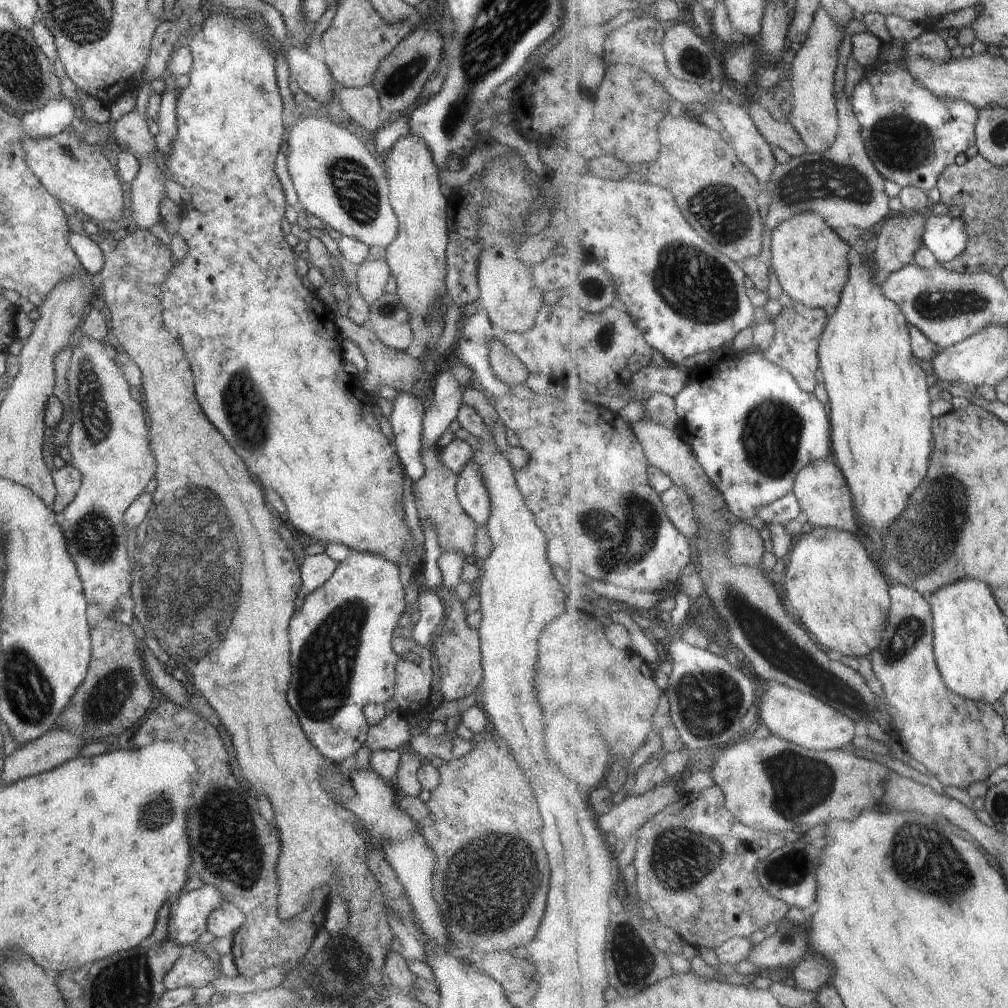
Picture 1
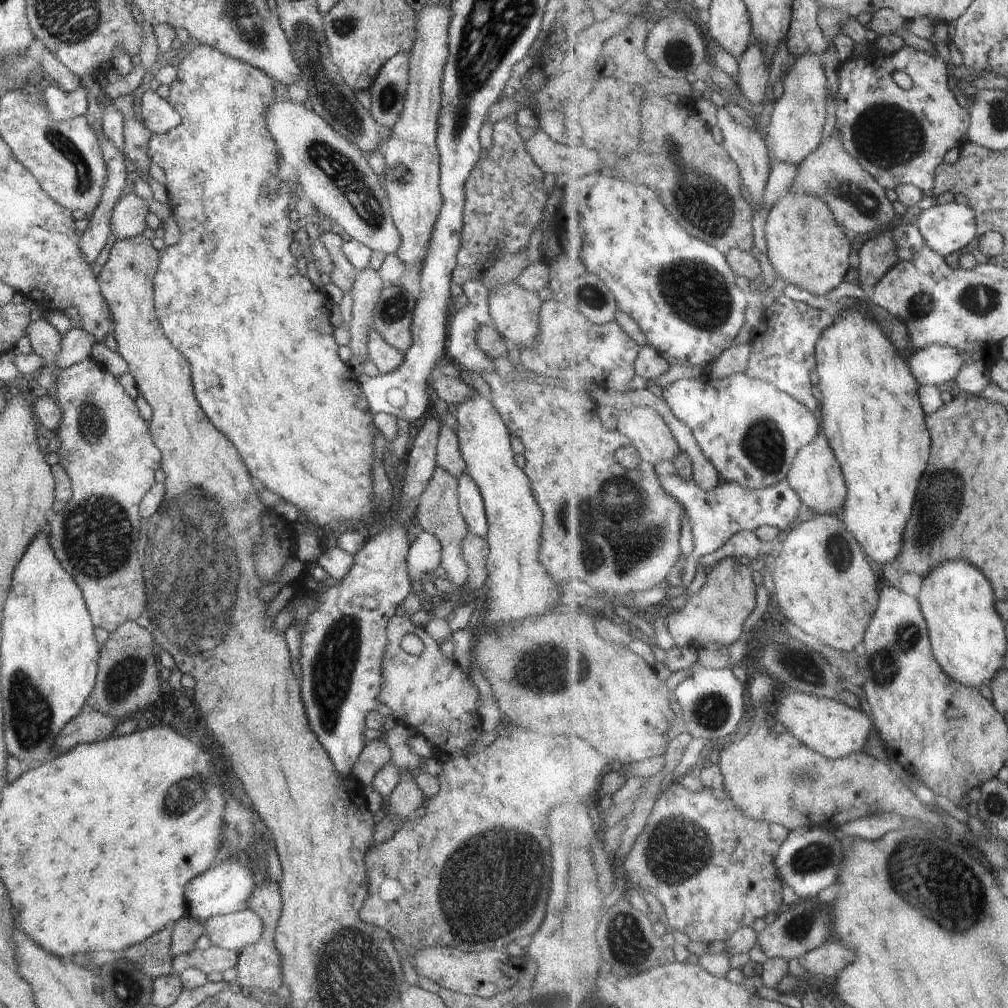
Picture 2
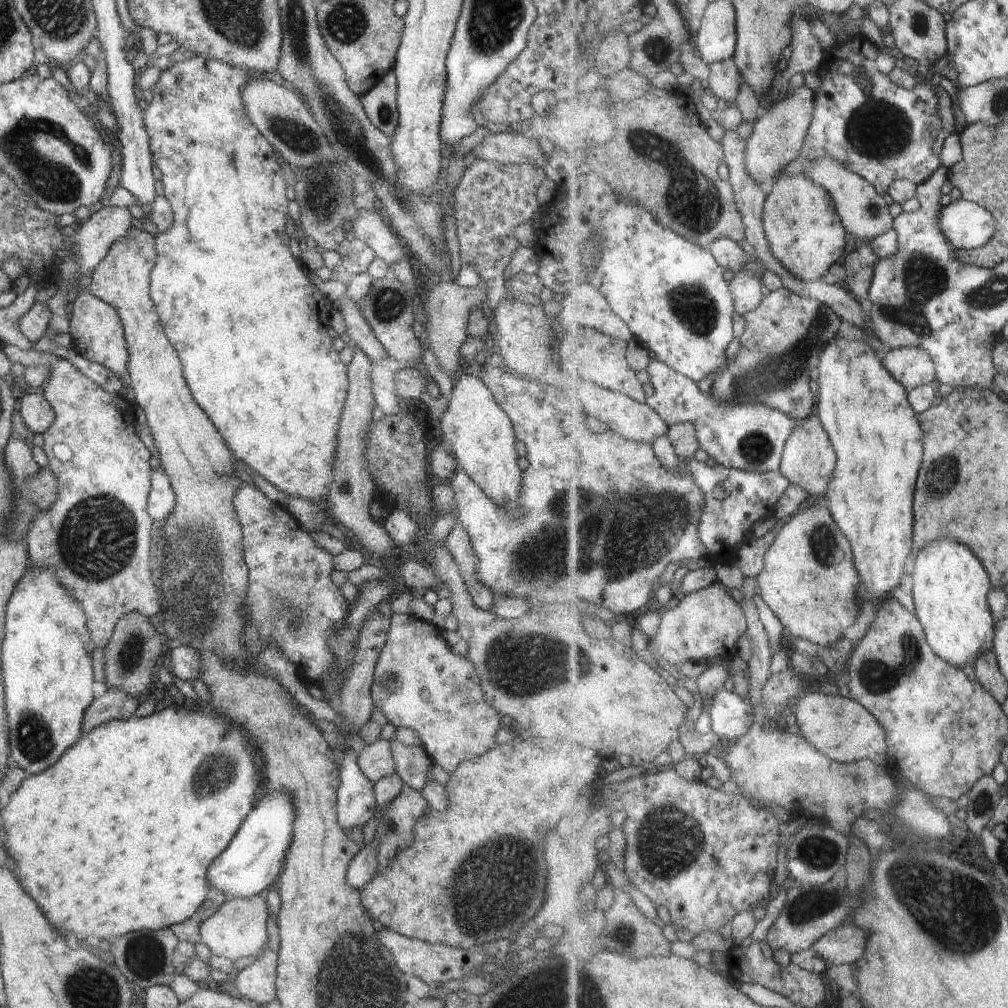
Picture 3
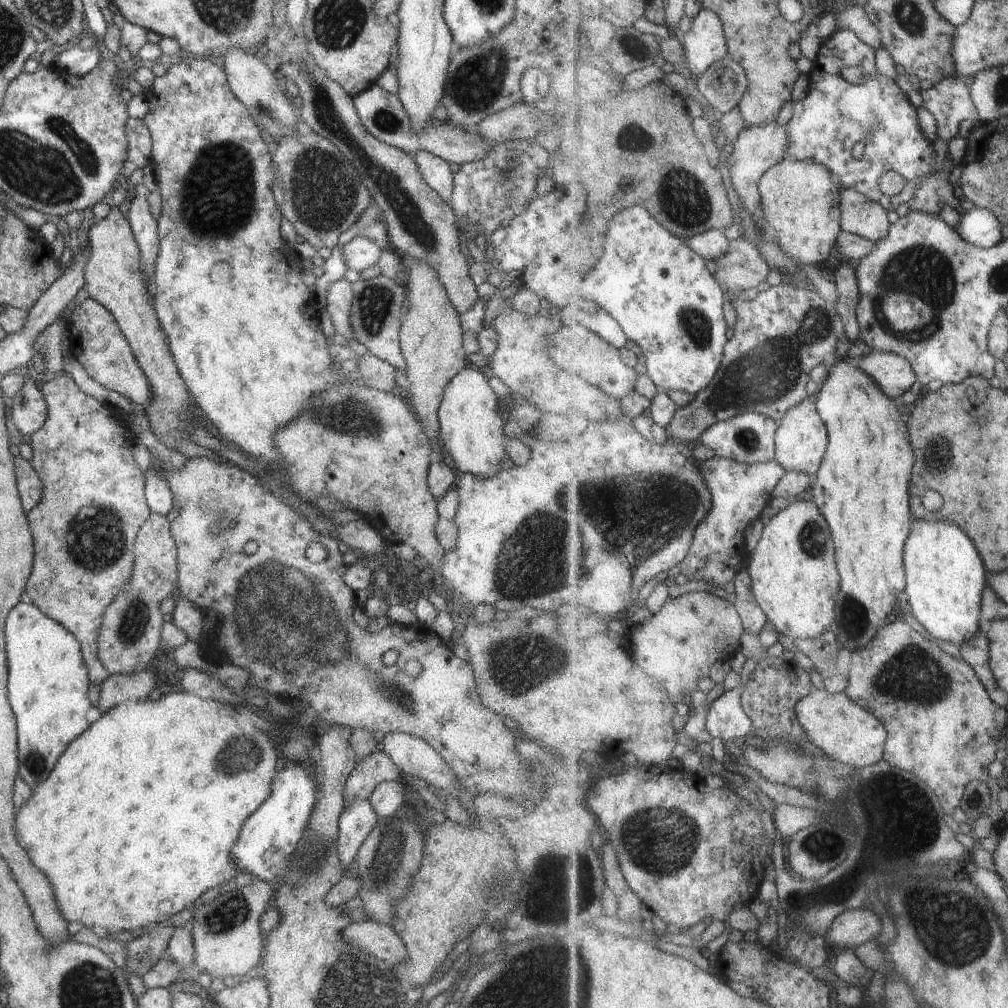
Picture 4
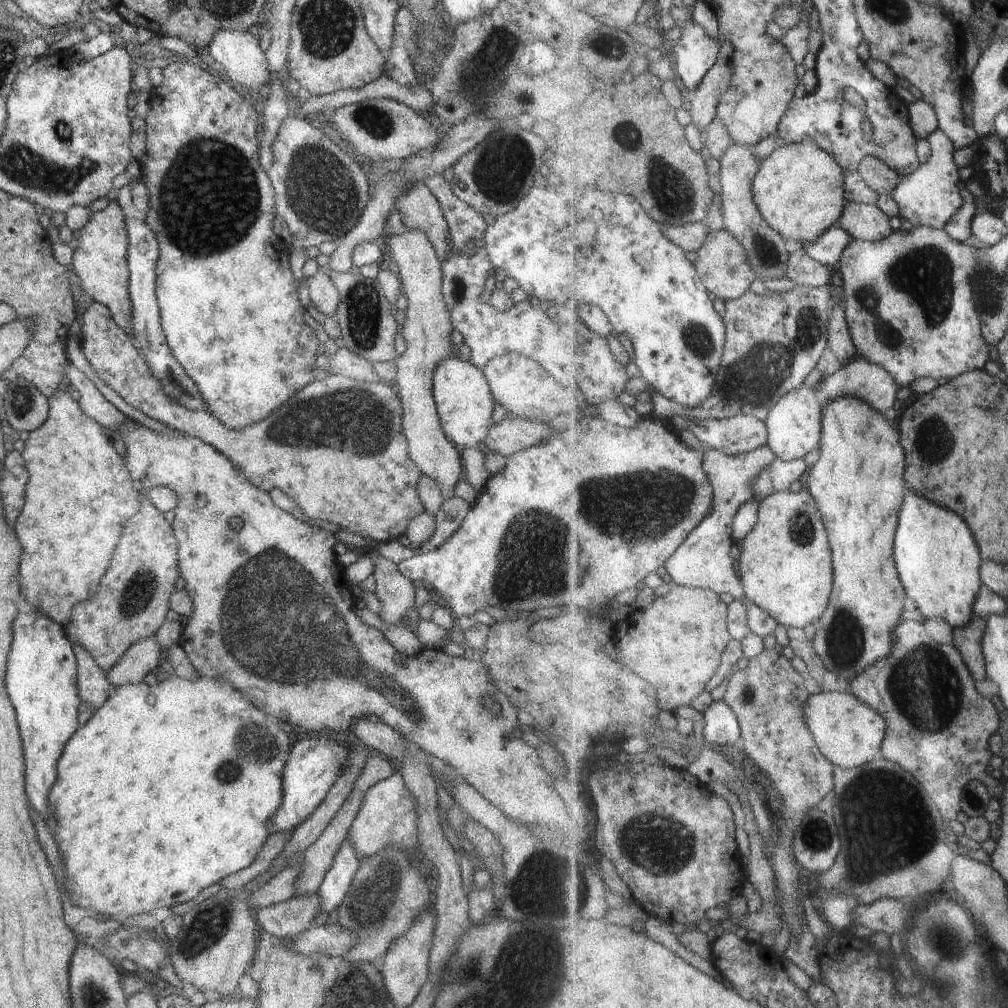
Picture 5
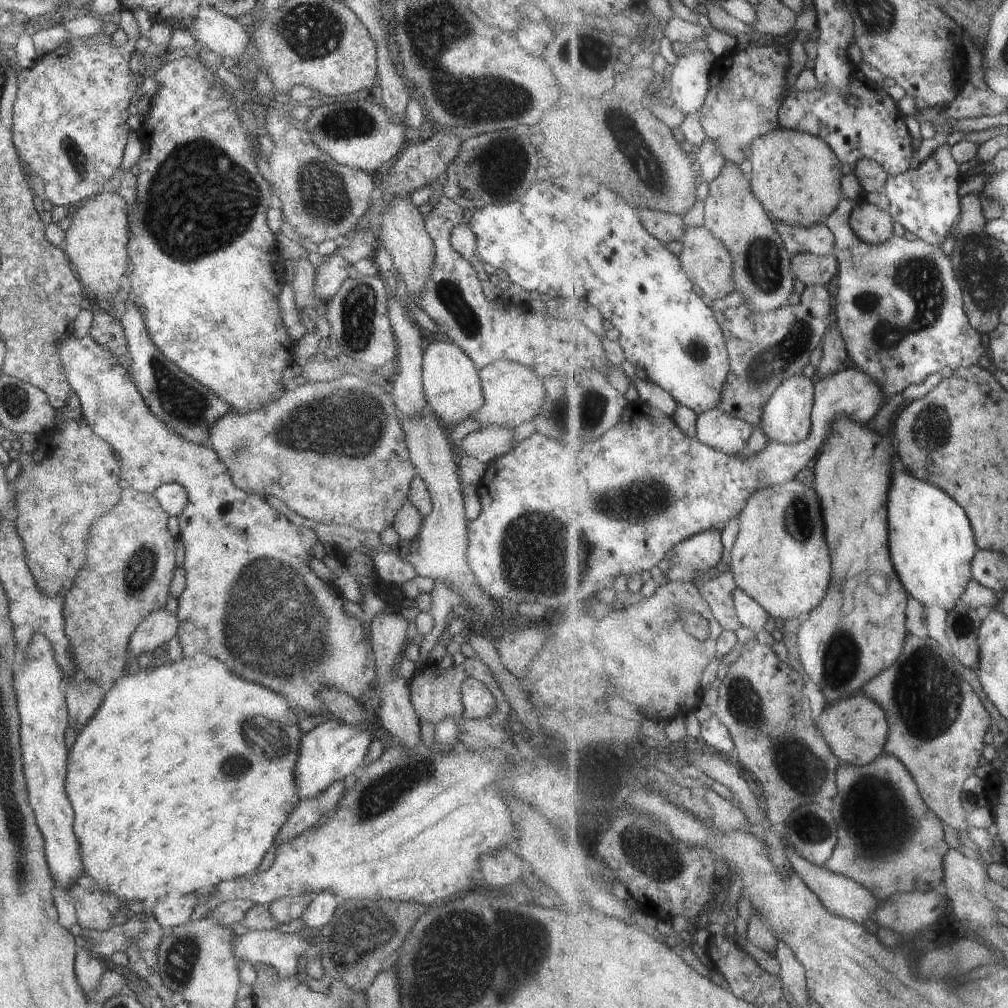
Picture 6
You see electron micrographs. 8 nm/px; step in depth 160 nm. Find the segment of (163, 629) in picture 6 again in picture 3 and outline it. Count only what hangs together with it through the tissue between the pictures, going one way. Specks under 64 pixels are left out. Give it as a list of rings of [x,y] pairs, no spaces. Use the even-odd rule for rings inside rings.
[[[110,689],[84,711],[81,722],[83,732],[113,720],[126,720],[134,715],[142,699],[131,697],[118,689]]]

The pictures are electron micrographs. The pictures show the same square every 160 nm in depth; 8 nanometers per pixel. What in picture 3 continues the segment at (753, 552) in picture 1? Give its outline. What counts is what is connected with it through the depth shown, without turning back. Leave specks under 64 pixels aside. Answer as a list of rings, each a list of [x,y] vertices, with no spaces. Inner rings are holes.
[[[720,582],[687,594],[680,604],[674,603],[663,616],[656,648],[666,660],[674,664],[686,660],[700,662],[712,657],[731,660],[740,651],[741,638],[749,632],[744,607],[729,595],[727,588]]]

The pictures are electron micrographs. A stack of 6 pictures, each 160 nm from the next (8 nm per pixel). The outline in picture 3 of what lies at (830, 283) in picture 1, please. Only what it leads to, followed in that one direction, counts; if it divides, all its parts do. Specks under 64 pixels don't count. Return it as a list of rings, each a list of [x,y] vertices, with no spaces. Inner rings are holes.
[[[802,173],[783,174],[768,185],[768,191],[765,227],[778,260],[804,281],[824,278],[850,250],[846,245],[848,230],[832,193]]]

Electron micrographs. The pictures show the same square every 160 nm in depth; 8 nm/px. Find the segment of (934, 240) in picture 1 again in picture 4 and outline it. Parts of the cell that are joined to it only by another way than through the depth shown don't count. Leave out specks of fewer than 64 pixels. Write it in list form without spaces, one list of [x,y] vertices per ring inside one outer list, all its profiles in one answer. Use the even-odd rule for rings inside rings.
[[[968,205],[957,231],[973,245],[989,249],[1003,242],[1003,226],[990,209]]]

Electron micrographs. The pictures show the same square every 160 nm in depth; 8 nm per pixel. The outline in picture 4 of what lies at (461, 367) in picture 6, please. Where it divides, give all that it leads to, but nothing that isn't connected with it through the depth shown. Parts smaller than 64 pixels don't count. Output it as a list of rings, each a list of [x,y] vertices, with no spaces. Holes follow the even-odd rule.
[[[470,364],[456,373],[446,386],[438,411],[438,438],[452,456],[457,472],[489,479],[501,471],[500,460],[506,456],[503,445],[506,434],[503,431],[505,424],[497,409],[498,399],[488,383],[488,372]]]

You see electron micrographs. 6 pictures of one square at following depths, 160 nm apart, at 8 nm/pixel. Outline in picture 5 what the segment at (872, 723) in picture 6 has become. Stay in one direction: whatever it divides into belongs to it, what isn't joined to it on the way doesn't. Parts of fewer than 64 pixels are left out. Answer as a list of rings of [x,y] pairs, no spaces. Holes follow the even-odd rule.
[[[850,689],[812,695],[805,708],[806,720],[822,752],[834,764],[845,769],[864,767],[883,756],[888,723],[873,706],[857,697]]]

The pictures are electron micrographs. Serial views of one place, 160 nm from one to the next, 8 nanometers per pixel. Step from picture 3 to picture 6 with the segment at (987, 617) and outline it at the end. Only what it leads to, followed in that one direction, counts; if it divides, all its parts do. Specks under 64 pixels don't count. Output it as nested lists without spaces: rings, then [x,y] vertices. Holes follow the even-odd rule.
[[[896,472],[894,492],[890,492],[890,544],[894,562],[902,572],[902,580],[910,594],[926,606],[938,604],[944,606],[947,613],[953,611],[975,578],[972,562],[978,552],[978,544],[968,512],[950,494],[930,484],[930,481],[920,480],[910,472]]]

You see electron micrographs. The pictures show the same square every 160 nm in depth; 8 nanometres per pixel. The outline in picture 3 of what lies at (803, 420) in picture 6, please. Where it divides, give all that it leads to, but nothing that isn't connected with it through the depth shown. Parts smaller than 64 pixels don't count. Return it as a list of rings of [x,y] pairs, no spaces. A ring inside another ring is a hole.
[[[818,416],[810,418],[806,424],[799,422],[794,431],[793,438],[785,448],[785,456],[781,471],[786,478],[789,478],[794,485],[800,485],[816,496],[826,496],[830,488],[830,480],[836,472],[836,462],[838,454],[834,450],[834,444]]]

